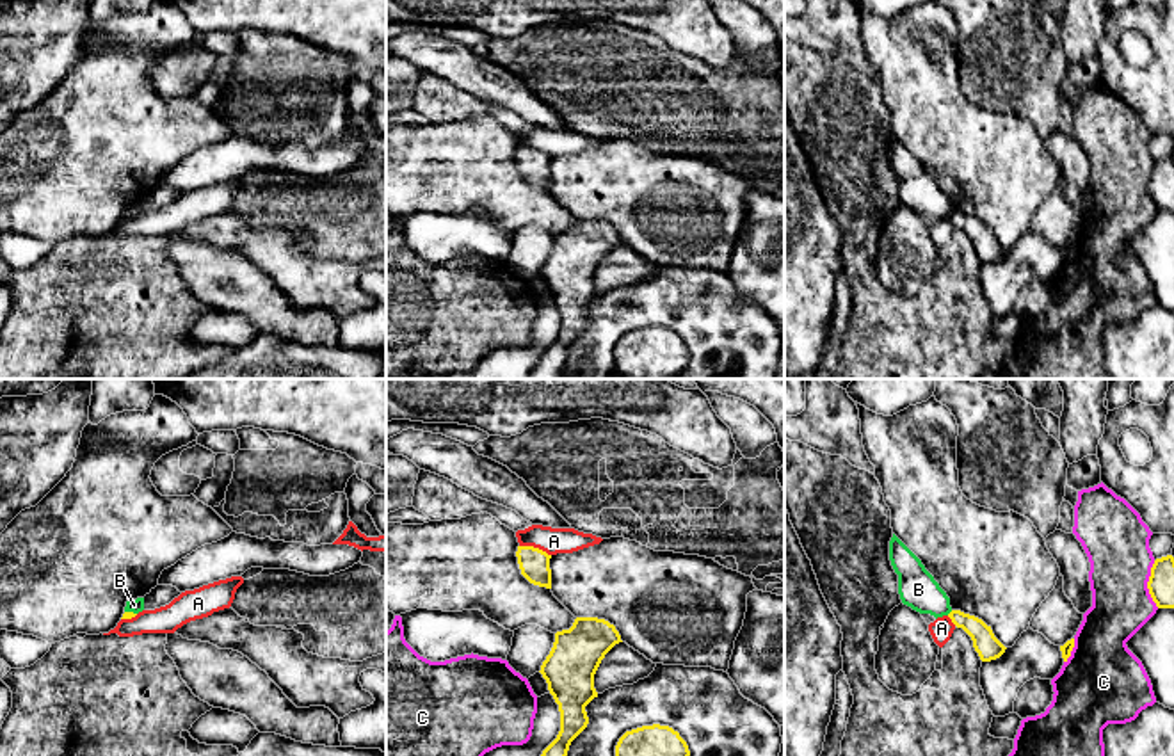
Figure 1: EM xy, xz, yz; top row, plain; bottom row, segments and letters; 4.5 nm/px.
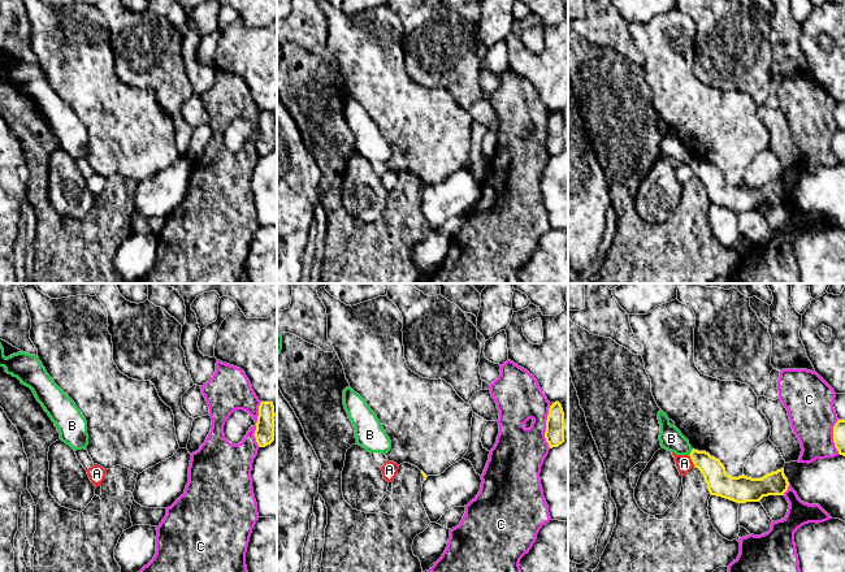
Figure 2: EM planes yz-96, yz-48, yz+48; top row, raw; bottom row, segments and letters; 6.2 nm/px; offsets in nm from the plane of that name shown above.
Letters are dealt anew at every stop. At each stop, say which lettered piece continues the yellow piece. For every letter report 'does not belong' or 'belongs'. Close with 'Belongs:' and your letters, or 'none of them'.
A: does not belong
B: does not belong
C: does not belong
Belongs: none of them

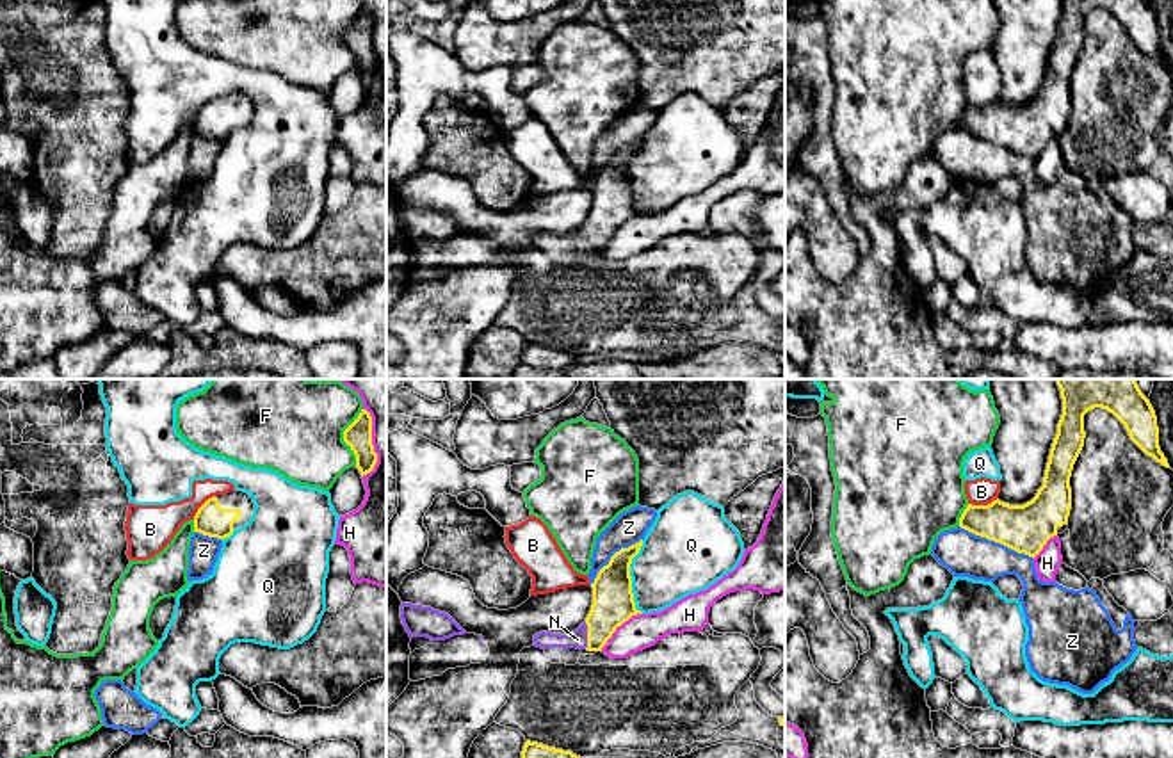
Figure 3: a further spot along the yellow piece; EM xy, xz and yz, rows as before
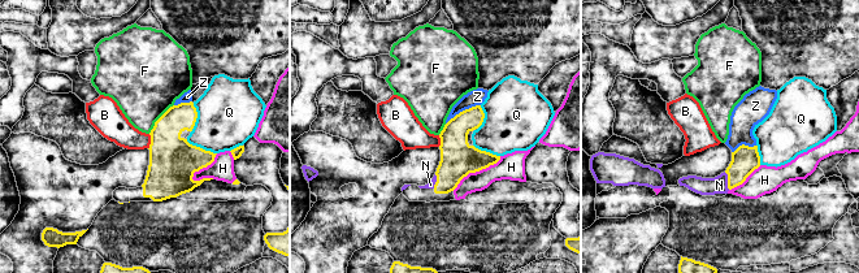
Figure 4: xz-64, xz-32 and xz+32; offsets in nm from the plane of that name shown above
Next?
B: does not belong
F: does not belong
H: does not belong
N: belongs
Q: does not belong
Z: does not belong
Belongs: N

